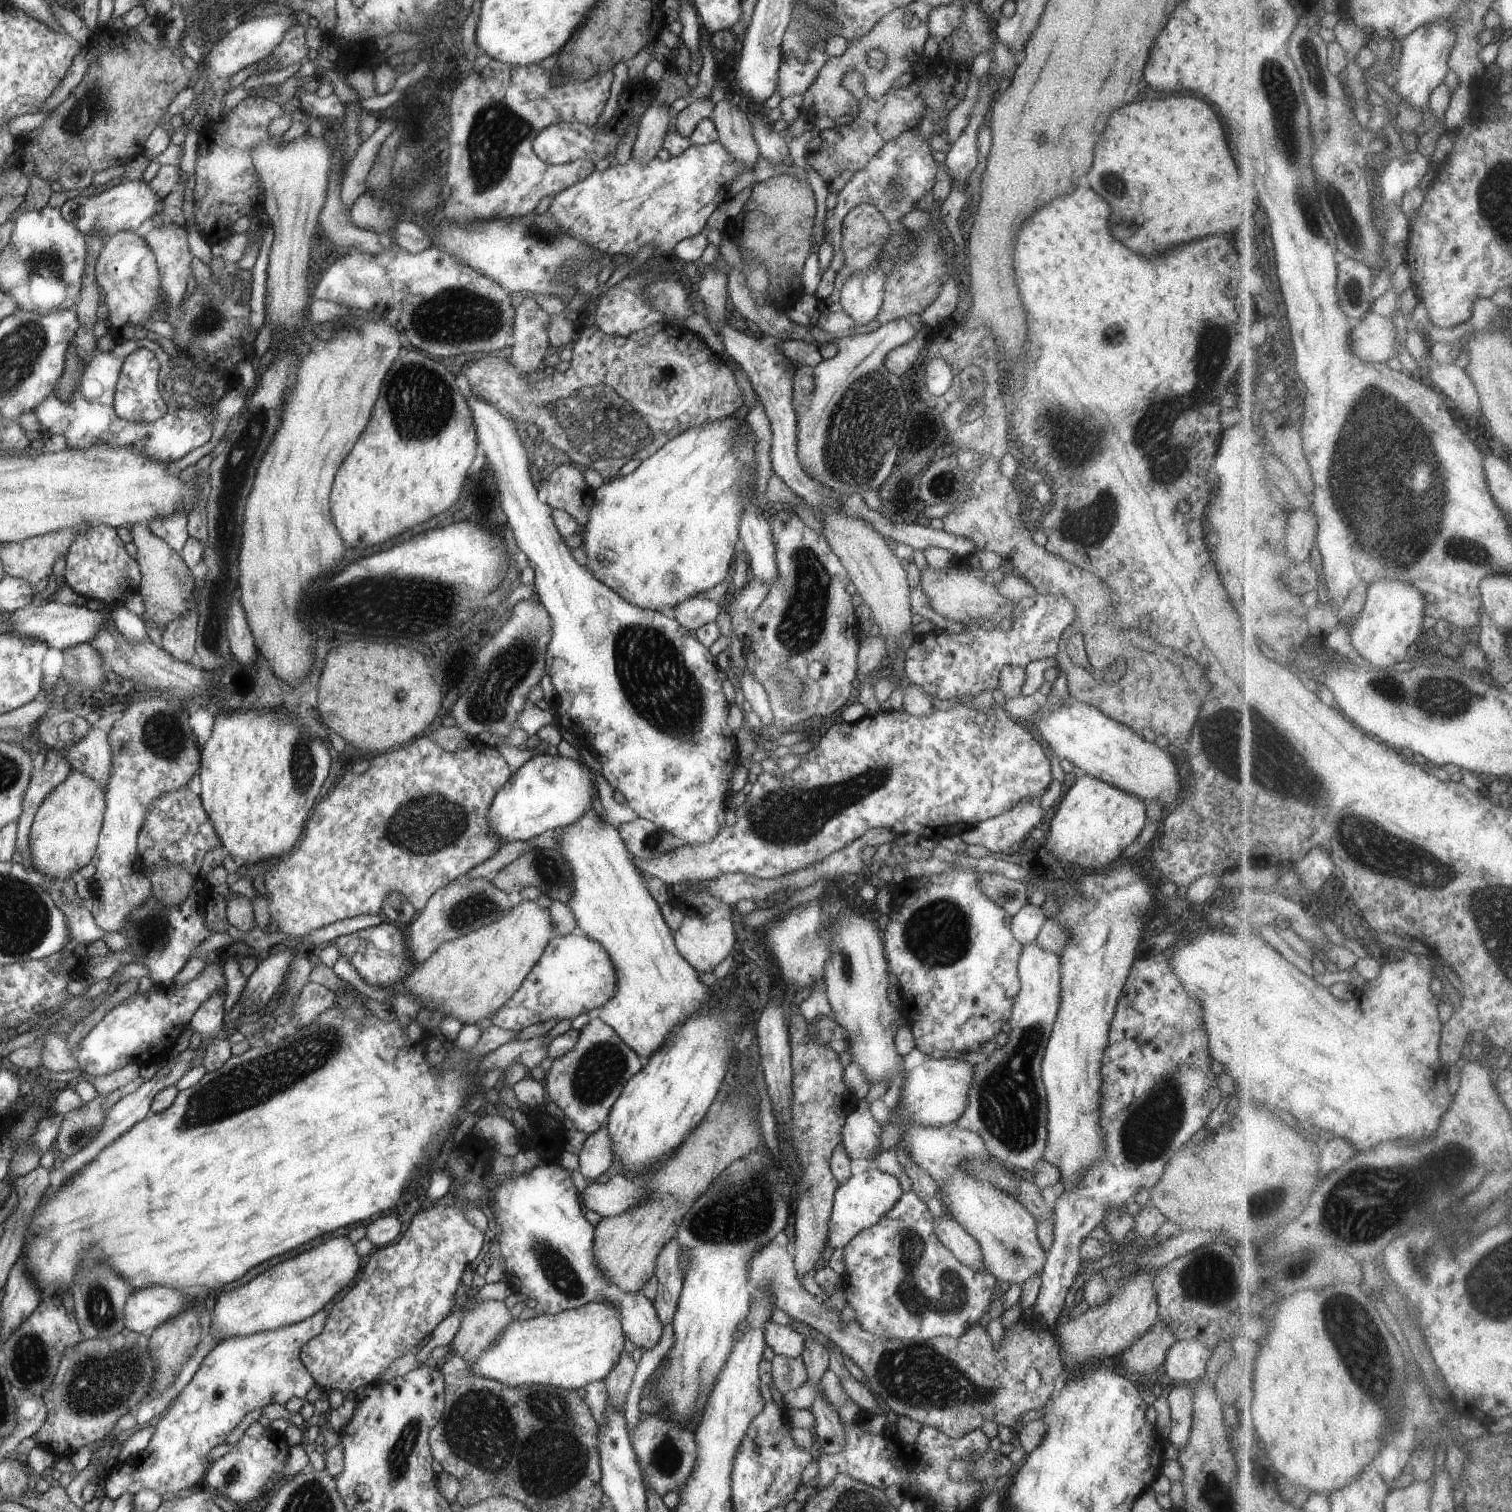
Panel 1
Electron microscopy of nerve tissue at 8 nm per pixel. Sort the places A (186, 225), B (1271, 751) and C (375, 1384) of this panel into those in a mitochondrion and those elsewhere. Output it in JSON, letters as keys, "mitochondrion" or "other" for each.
{"A":"other","B":"mitochondrion","C":"other"}

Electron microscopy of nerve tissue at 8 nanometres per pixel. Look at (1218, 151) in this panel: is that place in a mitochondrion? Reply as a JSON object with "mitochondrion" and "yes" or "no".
{"mitochondrion":"no"}

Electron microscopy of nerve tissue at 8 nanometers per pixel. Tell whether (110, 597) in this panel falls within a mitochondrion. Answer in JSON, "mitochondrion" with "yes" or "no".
{"mitochondrion":"no"}

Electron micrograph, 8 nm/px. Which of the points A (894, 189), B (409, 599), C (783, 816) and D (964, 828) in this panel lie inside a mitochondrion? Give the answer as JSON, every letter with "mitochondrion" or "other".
{"A":"mitochondrion","B":"mitochondrion","C":"mitochondrion","D":"other"}

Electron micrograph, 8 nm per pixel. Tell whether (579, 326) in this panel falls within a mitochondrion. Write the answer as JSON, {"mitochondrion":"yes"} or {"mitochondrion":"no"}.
{"mitochondrion":"no"}

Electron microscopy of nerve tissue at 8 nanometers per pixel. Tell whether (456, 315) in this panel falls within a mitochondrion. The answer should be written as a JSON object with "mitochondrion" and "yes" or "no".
{"mitochondrion":"yes"}

